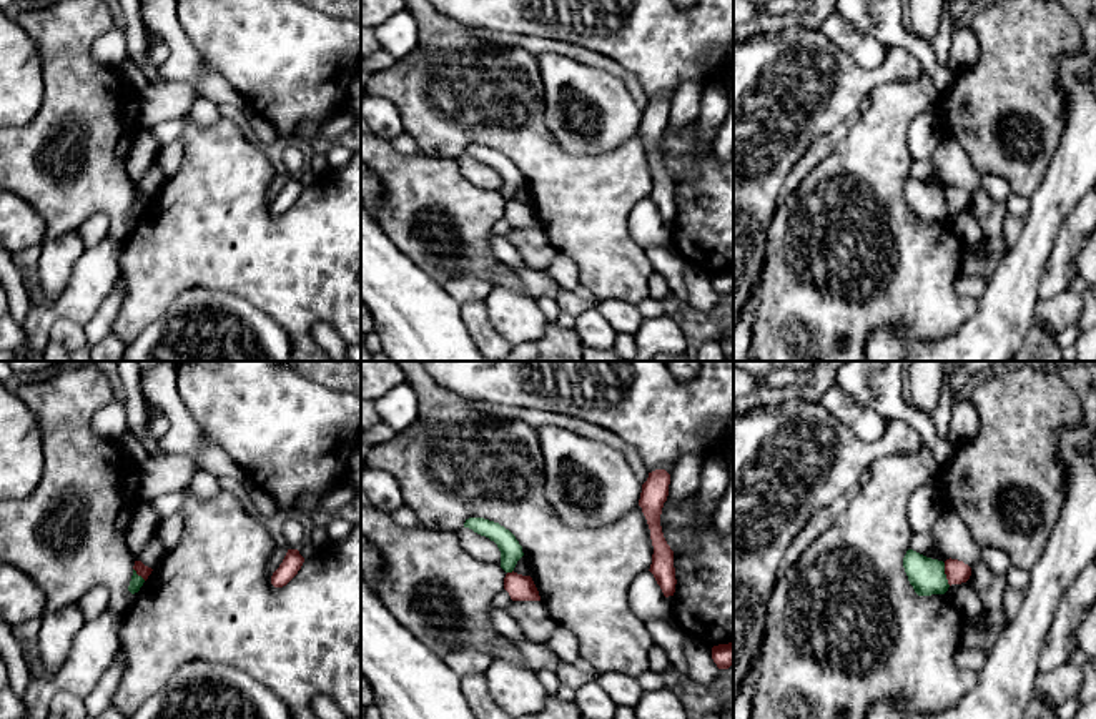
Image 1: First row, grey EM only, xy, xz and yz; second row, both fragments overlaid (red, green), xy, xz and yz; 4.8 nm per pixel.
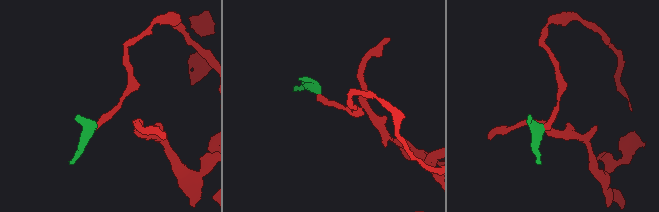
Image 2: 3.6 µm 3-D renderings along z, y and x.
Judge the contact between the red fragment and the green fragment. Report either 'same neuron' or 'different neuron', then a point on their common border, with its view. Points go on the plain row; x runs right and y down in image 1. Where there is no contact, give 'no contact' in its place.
different neuron | yz (945, 200)

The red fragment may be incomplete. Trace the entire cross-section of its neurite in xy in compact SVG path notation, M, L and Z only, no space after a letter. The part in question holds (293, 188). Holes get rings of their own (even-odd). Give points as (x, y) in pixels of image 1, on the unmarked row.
M288 176L283 190L271 203L271 211L274 215L286 213L301 196L304 185L299 181L298 176Z

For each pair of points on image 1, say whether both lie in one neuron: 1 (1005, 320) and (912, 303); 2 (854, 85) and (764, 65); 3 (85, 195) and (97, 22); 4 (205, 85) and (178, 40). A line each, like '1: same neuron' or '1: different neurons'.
1: different neurons
2: same neuron
3: same neuron
4: same neuron

